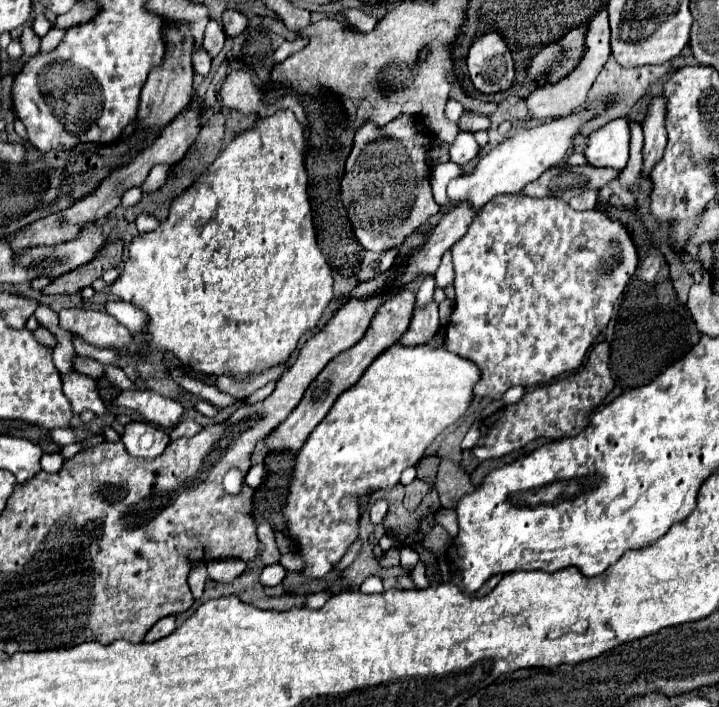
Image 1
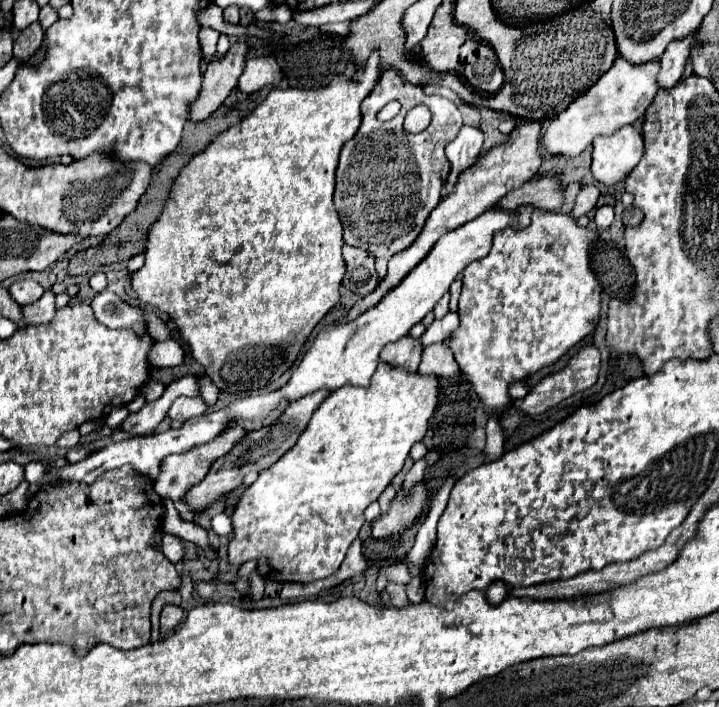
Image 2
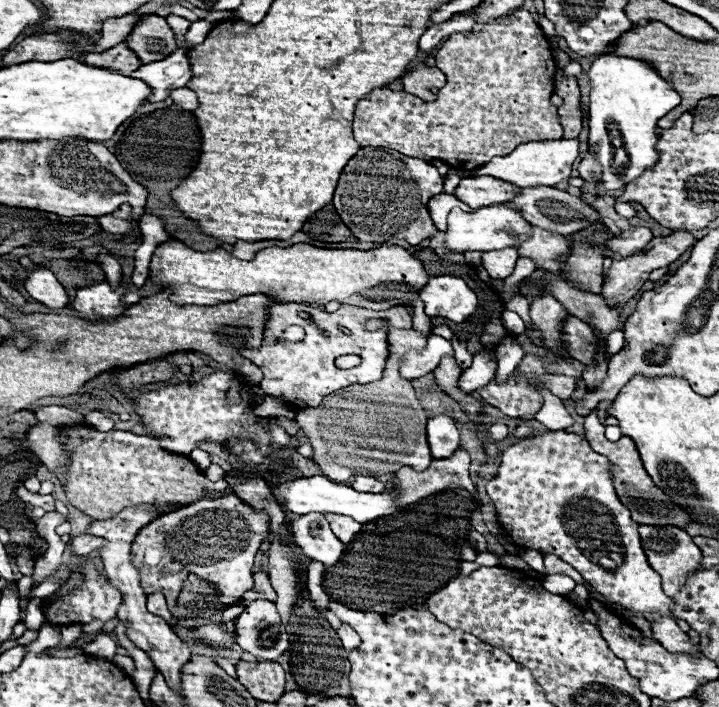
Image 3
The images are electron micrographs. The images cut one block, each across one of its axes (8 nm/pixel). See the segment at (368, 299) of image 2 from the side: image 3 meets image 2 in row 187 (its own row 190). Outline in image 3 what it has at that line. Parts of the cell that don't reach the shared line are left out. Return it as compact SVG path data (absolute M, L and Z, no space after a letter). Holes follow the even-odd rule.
M474 176L474 178L462 178L458 188L454 190L454 196L460 198L464 204L468 204L472 210L510 202L520 192L518 186L508 184L504 180L492 180L492 176Z

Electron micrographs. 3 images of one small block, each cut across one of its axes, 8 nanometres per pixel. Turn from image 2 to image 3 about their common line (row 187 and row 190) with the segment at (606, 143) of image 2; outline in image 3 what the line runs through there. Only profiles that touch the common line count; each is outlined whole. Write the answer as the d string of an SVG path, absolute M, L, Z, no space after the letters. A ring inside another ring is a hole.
M602 54L598 56L588 72L590 80L592 80L592 92L590 92L590 148L594 158L600 162L602 166L602 178L598 180L604 190L614 192L614 190L622 190L628 182L636 180L638 176L642 176L648 168L652 168L658 162L658 150L656 150L656 142L658 142L658 134L656 134L656 126L658 120L668 114L672 108L676 108L680 104L680 96L674 92L674 88L660 78L660 74L656 70L652 70L646 62L634 60L634 58L624 58L624 56L610 56L610 54Z

